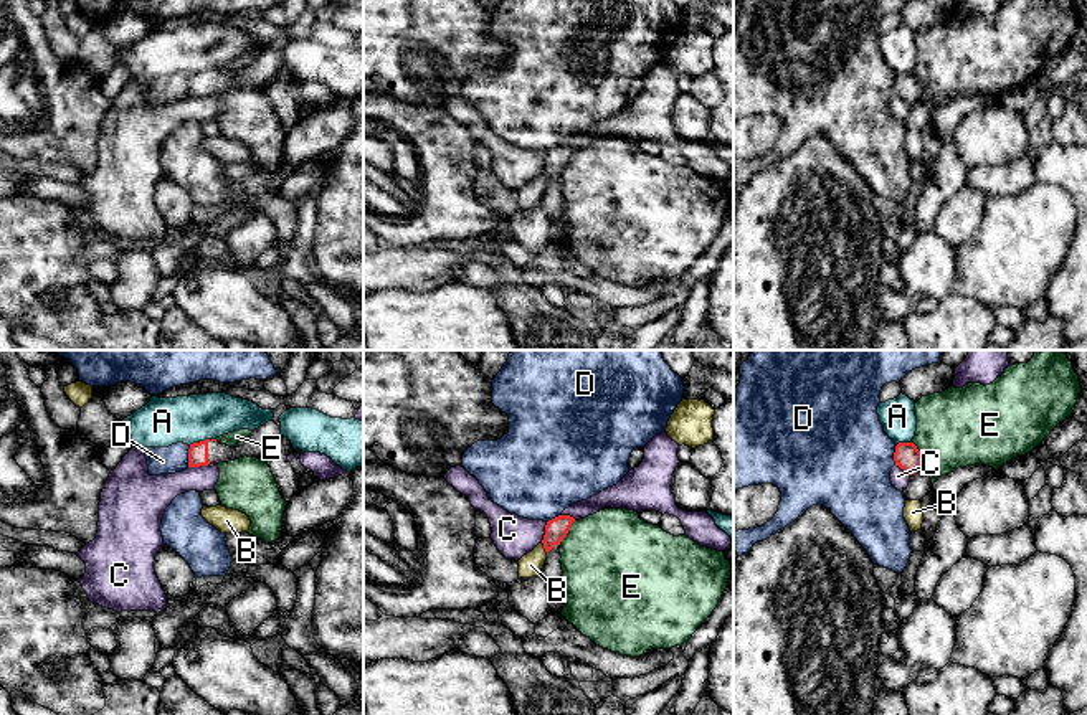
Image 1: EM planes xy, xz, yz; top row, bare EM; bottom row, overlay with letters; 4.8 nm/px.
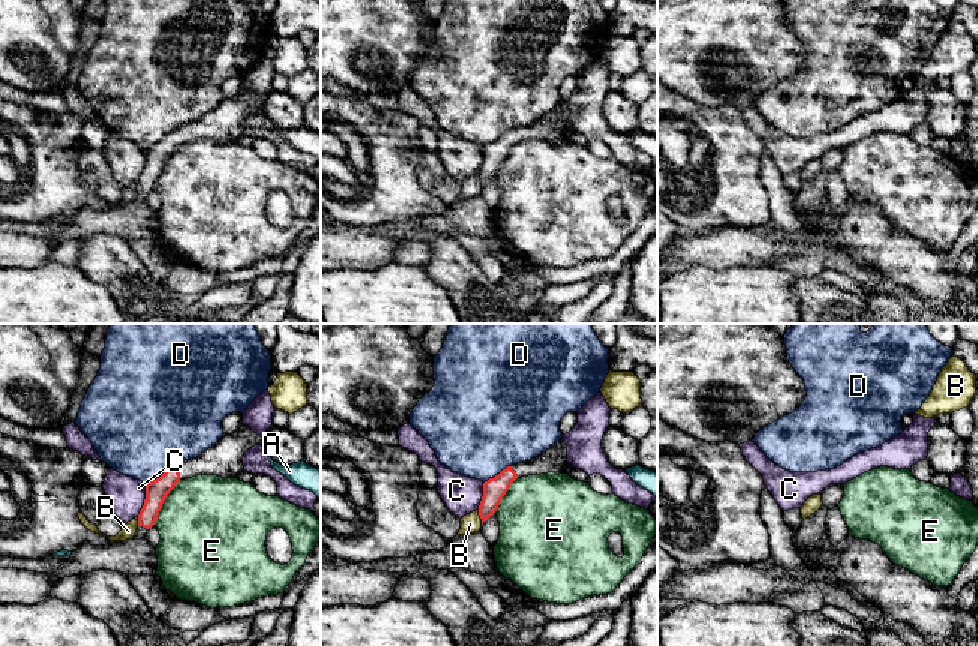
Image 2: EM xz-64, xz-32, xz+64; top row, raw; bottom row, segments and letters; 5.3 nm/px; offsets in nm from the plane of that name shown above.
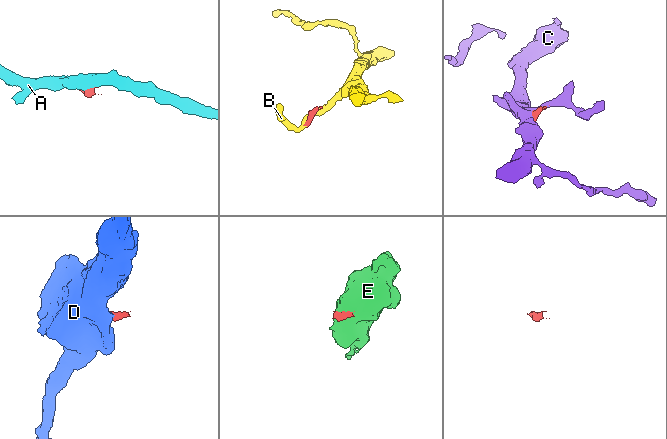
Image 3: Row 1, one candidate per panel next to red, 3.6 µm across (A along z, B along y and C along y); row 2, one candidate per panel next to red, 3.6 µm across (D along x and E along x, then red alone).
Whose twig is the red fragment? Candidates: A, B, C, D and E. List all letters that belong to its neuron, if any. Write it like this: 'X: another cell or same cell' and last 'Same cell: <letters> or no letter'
A: another cell
B: another cell
C: another cell
D: another cell
E: another cell
Same cell: no letter

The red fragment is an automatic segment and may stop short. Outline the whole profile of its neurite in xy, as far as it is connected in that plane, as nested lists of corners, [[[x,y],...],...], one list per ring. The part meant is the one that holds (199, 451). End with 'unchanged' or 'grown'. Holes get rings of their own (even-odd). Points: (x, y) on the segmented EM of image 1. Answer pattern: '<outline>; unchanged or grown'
[[[279,405],[273,410],[274,418],[271,421],[254,429],[246,439],[236,443],[235,446],[221,444],[216,439],[205,439],[190,444],[188,467],[228,462],[244,456],[268,459],[276,451],[281,438],[279,416],[286,410],[291,410],[291,406]]]; grown

